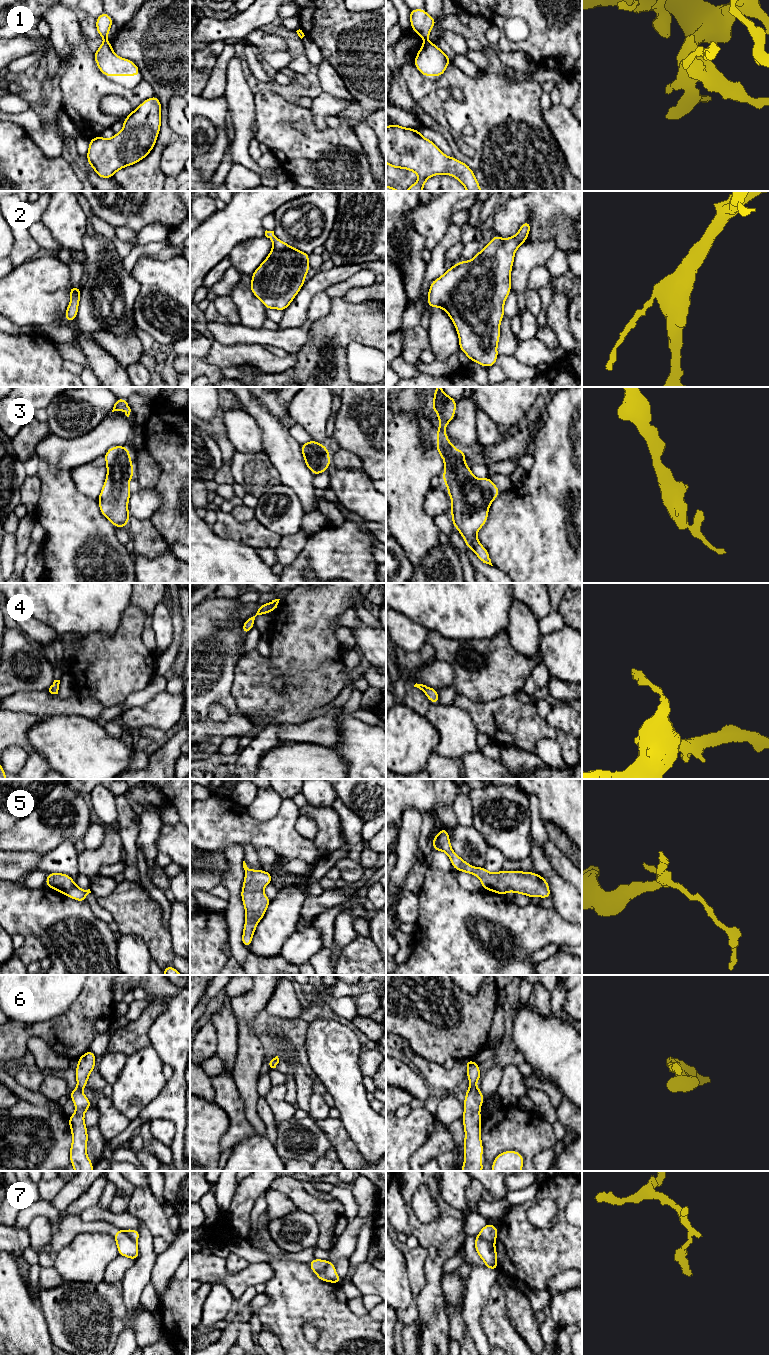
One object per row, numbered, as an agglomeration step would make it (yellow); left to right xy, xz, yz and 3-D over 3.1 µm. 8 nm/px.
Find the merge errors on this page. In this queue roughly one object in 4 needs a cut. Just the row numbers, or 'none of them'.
1, 7

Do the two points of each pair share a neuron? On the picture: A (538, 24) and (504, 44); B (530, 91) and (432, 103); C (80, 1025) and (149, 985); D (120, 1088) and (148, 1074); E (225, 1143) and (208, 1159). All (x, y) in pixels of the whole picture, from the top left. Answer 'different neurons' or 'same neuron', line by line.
A: same neuron
B: different neurons
C: different neurons
D: same neuron
E: different neurons

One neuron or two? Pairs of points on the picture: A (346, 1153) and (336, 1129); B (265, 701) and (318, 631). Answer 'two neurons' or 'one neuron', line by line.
A: one neuron
B: one neuron

